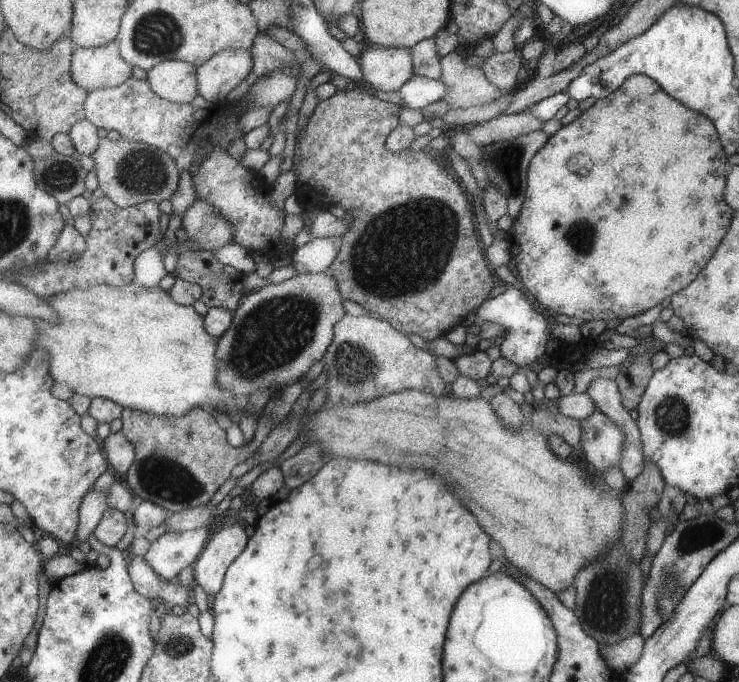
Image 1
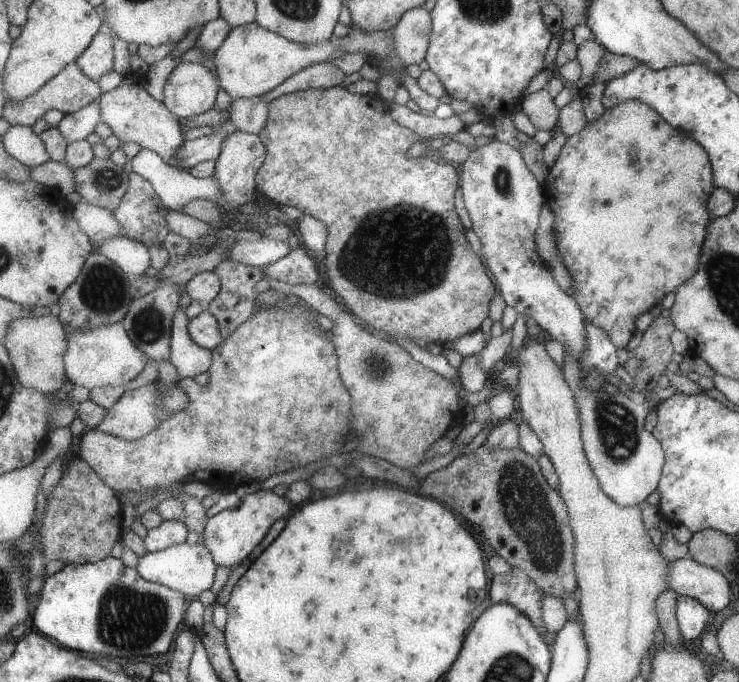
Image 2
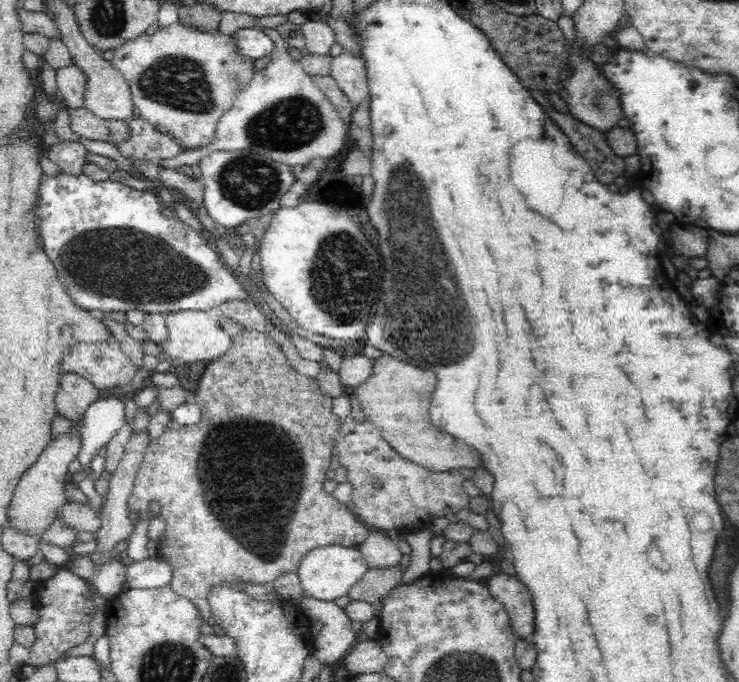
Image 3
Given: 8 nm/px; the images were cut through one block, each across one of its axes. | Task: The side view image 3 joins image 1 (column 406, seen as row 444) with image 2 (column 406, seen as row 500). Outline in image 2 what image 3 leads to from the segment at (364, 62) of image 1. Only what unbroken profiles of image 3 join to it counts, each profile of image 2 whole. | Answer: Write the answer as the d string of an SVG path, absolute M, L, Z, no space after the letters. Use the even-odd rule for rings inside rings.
M425 5L408 9L402 20L393 26L395 52L406 67L410 64L420 65L425 60L433 28L431 12Z

